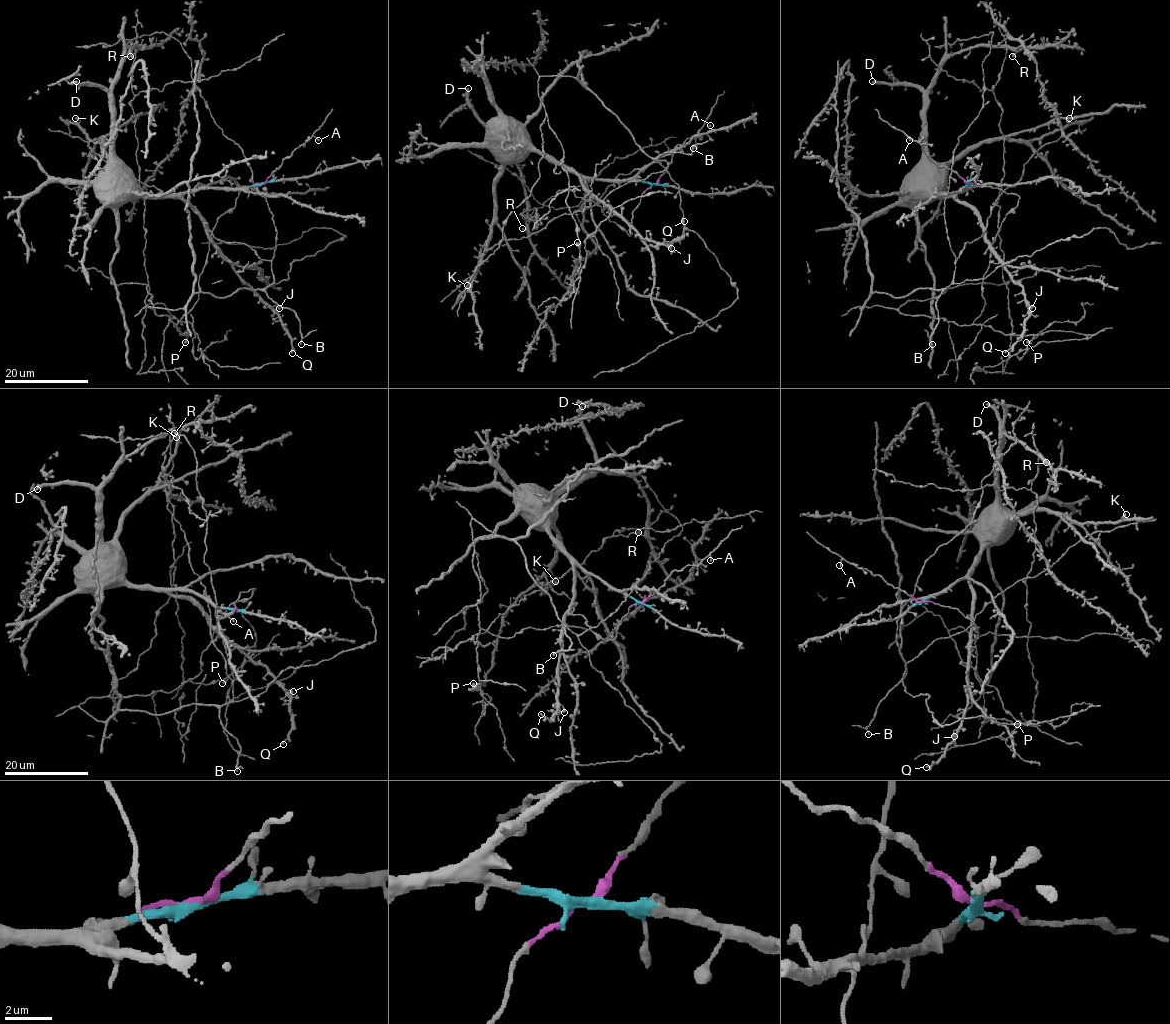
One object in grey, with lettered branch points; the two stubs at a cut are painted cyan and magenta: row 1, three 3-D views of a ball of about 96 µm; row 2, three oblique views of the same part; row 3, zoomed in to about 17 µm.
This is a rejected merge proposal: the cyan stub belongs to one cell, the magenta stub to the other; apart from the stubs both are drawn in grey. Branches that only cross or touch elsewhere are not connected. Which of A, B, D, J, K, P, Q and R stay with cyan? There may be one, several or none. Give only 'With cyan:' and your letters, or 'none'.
With cyan: D, J, K, Q, R

